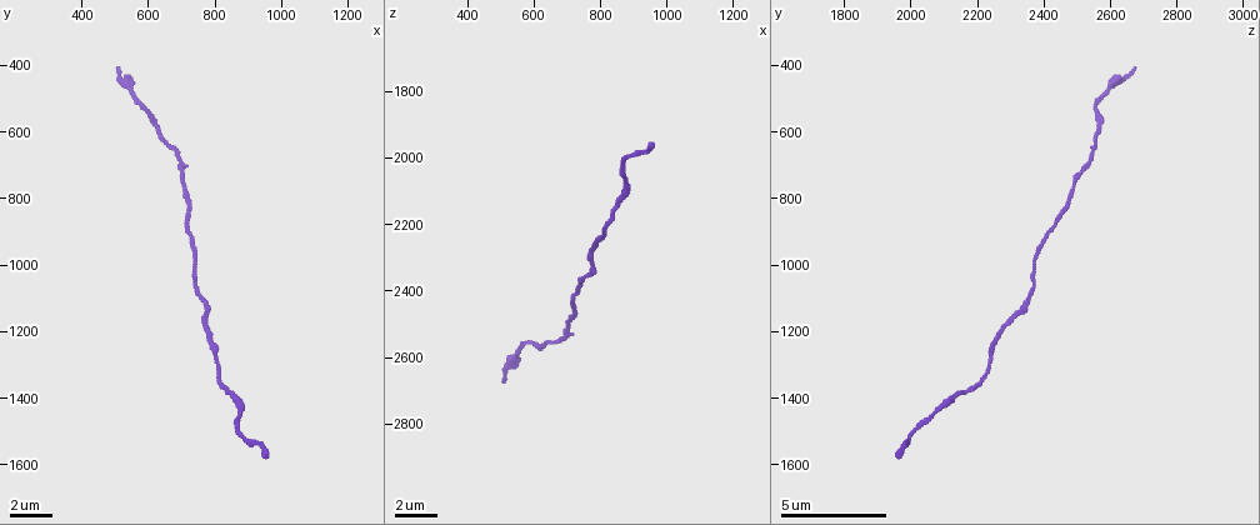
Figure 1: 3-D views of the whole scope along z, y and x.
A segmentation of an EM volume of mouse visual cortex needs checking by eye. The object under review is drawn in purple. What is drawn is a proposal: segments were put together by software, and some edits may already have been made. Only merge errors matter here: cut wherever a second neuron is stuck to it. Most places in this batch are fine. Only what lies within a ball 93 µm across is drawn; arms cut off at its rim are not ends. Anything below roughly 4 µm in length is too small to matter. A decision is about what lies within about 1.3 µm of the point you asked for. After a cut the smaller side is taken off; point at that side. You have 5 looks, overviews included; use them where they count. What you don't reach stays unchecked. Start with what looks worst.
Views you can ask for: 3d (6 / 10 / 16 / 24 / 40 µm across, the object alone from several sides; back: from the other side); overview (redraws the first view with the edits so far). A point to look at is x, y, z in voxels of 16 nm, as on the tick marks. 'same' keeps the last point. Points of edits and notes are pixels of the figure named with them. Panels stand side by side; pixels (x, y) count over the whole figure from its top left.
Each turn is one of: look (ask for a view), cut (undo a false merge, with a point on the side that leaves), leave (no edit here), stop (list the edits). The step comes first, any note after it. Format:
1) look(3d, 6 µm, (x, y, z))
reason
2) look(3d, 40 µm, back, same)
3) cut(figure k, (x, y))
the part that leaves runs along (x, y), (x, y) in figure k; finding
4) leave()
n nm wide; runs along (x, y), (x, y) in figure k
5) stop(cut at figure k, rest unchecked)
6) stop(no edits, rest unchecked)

look(3d, 6 µm, (780, 1130, 2340))
sudden change in width

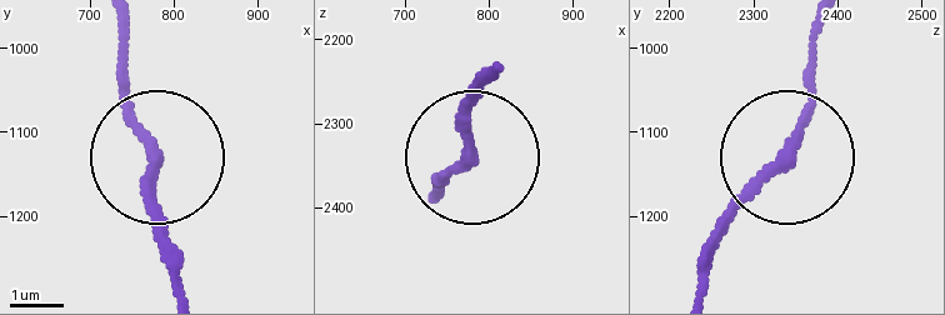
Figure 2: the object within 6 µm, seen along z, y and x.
look(3d, 6 µm, back, (775, 1125, 2340))
from behind

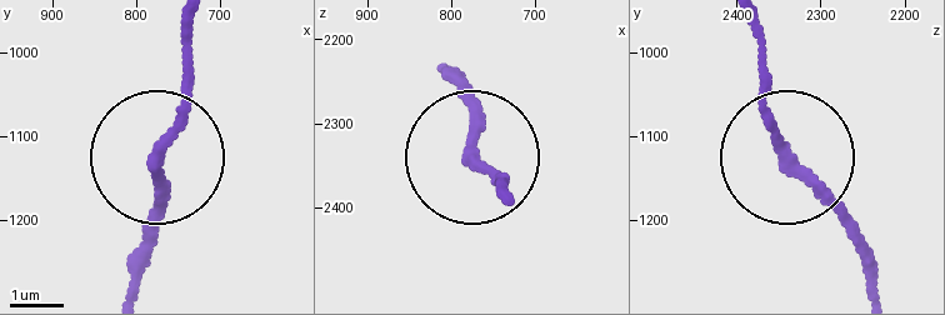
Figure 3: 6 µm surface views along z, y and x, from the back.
leave()
runs along (186, 76), (150, 256) in figure 3; all the same neuron

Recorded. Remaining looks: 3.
look(3d, 16 µm, (840, 1380, 2180))
thick turns thin

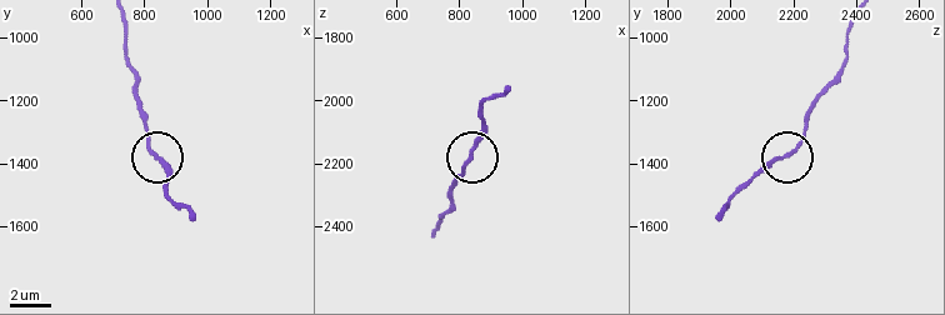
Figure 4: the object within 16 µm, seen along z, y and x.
look(3d, 16 µm, back, same)

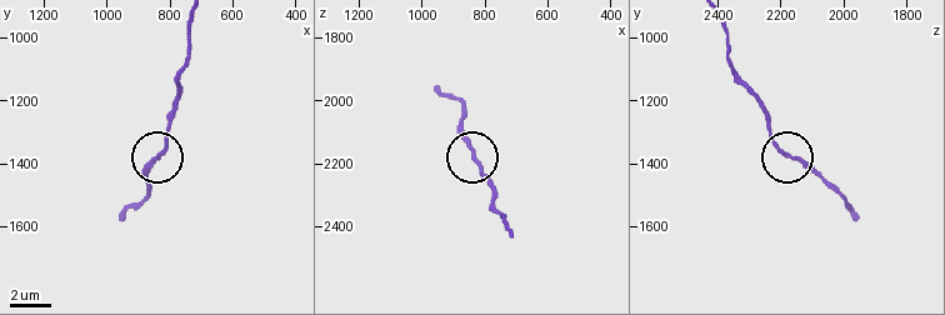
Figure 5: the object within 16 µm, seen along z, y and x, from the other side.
leave()
170 nm wide; runs along (729, 46), (730, 65), (760, 105), (774, 140), (823, 179) in figure 5; continuous, no second neuron

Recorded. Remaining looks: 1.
look(3d, 10 µm, (570, 510, 2560))
calibre changes

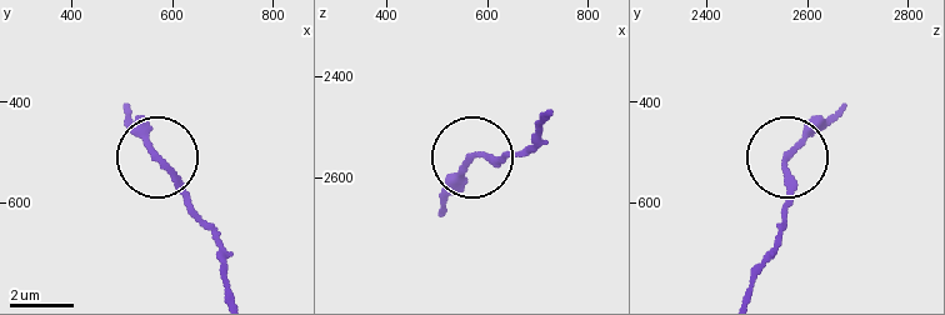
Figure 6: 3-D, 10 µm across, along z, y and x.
leave()
runs along (226, 288), (226, 263), (208, 223), (124, 104) in figure 6; one neuron here

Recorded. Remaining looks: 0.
stop(no edits, rest unchecked)

